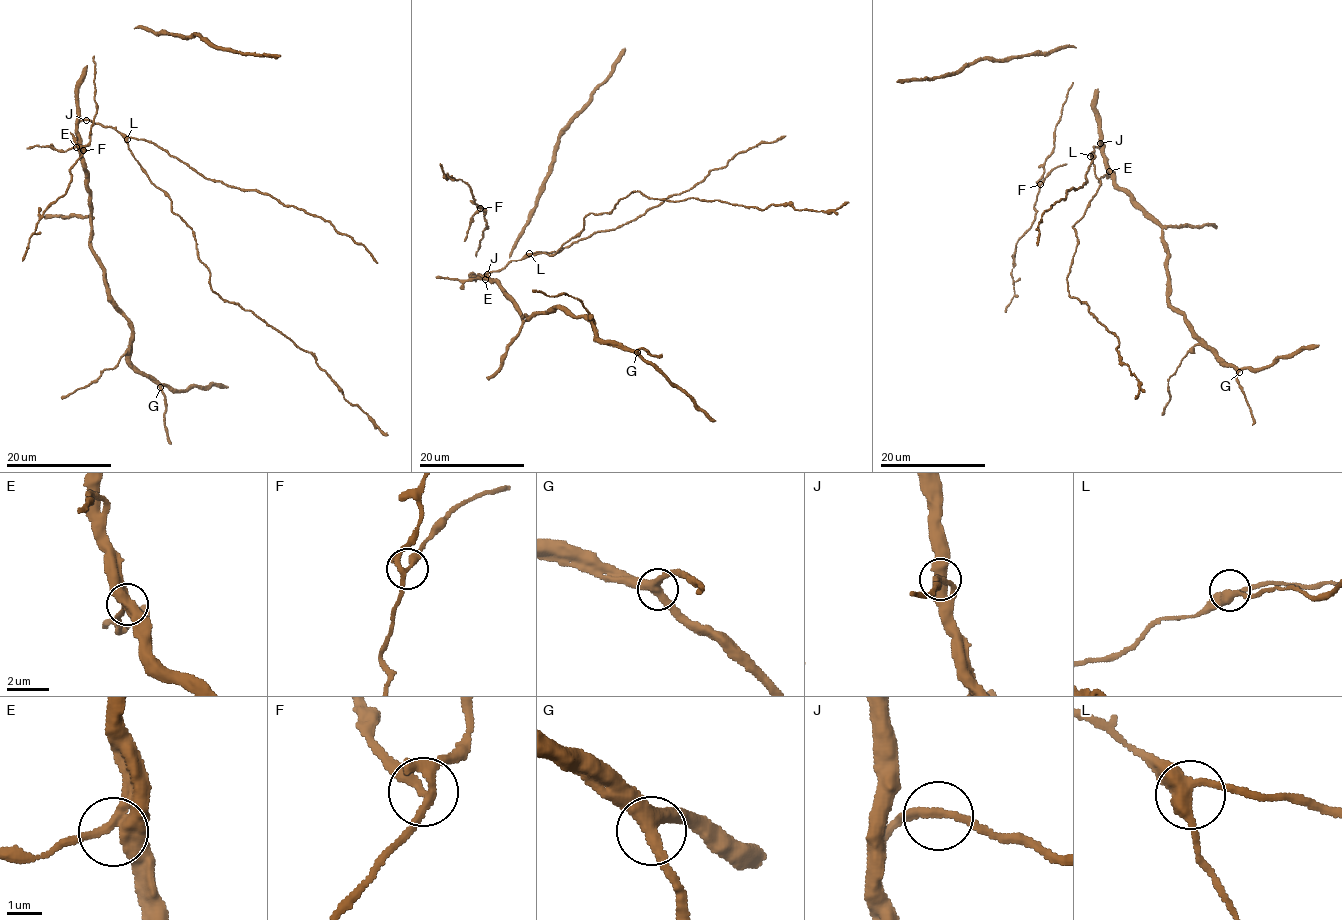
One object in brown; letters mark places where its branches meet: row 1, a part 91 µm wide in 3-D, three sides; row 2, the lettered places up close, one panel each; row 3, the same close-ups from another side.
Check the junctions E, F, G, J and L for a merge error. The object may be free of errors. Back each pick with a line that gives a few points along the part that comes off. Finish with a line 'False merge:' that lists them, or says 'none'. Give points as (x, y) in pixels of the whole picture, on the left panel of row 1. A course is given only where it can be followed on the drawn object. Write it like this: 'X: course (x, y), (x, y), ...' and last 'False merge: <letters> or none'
F: course (83, 151), (66, 131)
False merge: F

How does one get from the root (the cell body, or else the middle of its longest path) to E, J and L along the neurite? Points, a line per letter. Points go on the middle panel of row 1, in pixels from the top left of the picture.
E: (514, 260), (482, 276), (485, 279)
J: (514, 260), (487, 274)
L: (514, 260), (522, 259), (529, 253)

